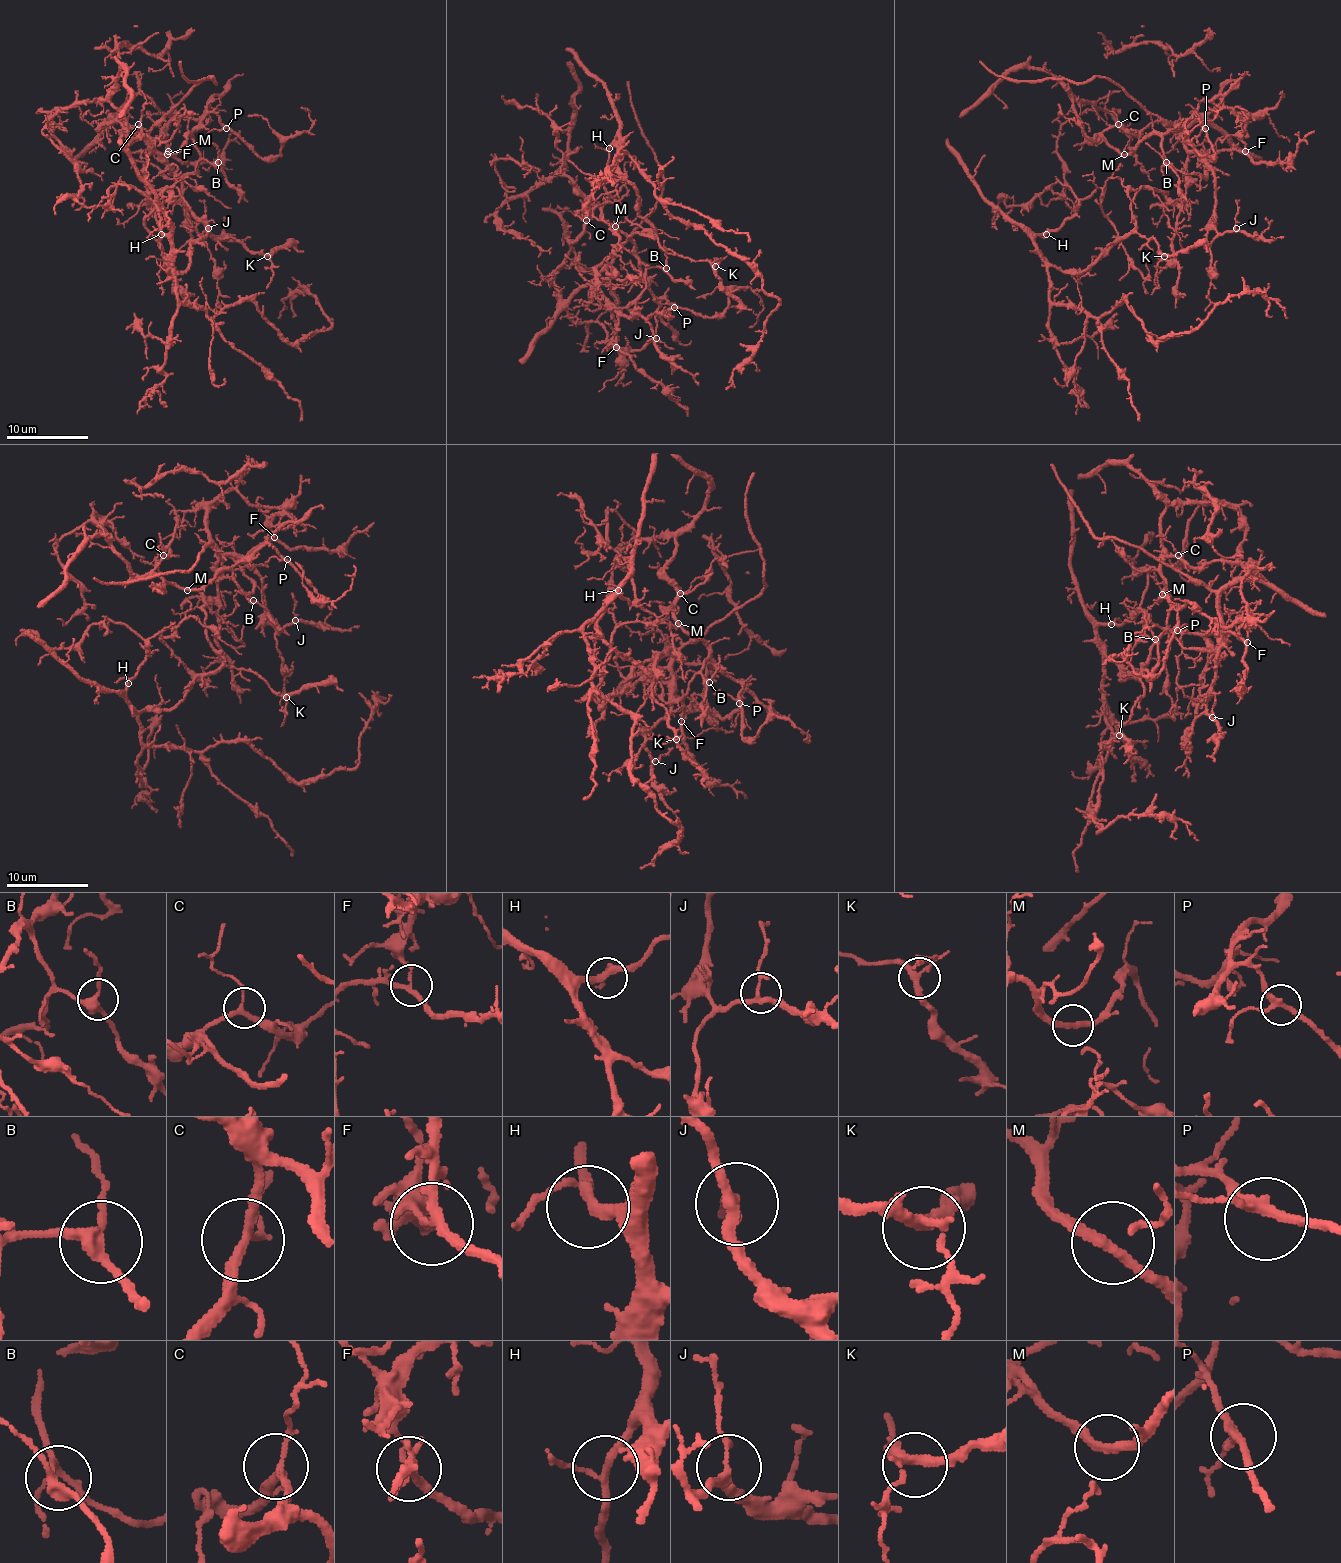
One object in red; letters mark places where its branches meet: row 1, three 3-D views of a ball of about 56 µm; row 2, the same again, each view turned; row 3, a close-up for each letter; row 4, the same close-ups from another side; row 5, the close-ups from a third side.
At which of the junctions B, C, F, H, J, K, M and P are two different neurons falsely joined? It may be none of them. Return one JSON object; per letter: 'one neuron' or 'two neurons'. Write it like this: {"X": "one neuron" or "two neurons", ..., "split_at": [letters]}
{"B": "one neuron", "C": "one neuron", "F": "two neurons", "H": "one neuron", "J": "one neuron", "K": "one neuron", "M": "one neuron", "P": "one neuron", "split_at": ["F"]}

